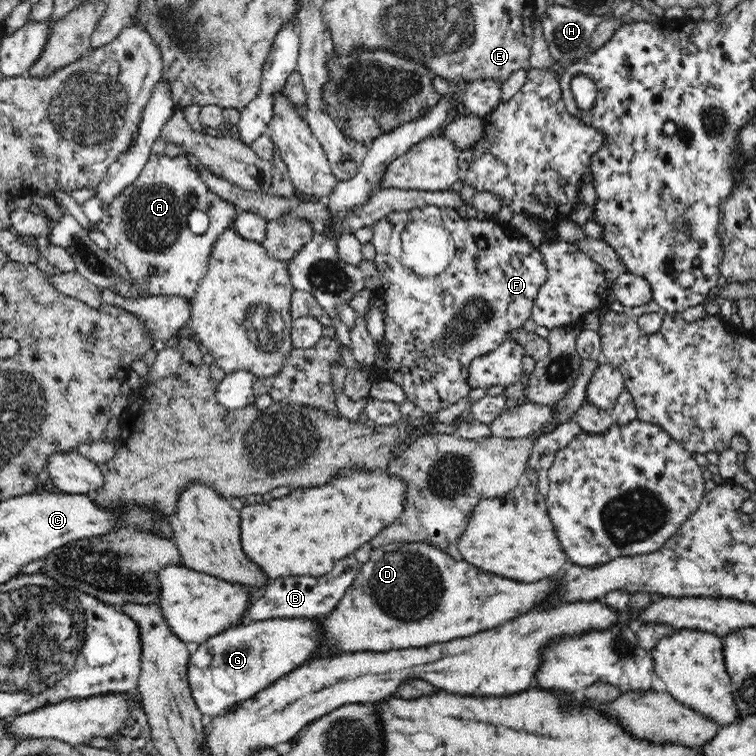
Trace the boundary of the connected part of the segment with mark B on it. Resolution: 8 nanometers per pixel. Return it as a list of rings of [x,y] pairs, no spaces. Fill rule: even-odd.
[[[354,554],[342,558],[335,564],[334,570],[314,578],[312,576],[288,576],[288,578],[278,578],[262,600],[255,602],[248,608],[245,617],[245,625],[254,621],[264,621],[269,619],[310,619],[316,620],[328,614],[338,605],[352,587],[354,581],[360,573],[361,566],[357,562]]]

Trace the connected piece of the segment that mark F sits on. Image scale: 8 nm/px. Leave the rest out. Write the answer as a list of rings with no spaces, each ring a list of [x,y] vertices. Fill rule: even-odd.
[[[432,205],[414,208],[413,210],[396,211],[384,216],[382,220],[375,224],[371,243],[376,250],[377,272],[382,282],[380,289],[375,290],[375,294],[388,302],[387,313],[383,316],[385,337],[387,338],[387,344],[389,344],[389,354],[385,356],[385,354],[380,354],[377,351],[377,360],[379,362],[372,370],[364,368],[364,371],[368,372],[370,382],[380,380],[383,377],[391,378],[394,382],[397,382],[407,393],[408,400],[414,402],[425,413],[438,412],[440,409],[458,402],[460,398],[464,398],[468,394],[470,388],[466,386],[465,378],[472,360],[496,350],[507,340],[510,332],[515,328],[522,327],[524,322],[532,316],[532,308],[537,292],[547,277],[544,257],[540,253],[539,245],[534,245],[522,233],[517,232],[506,224],[500,223],[498,220],[492,220],[484,216],[462,220],[458,216],[456,209]]]

